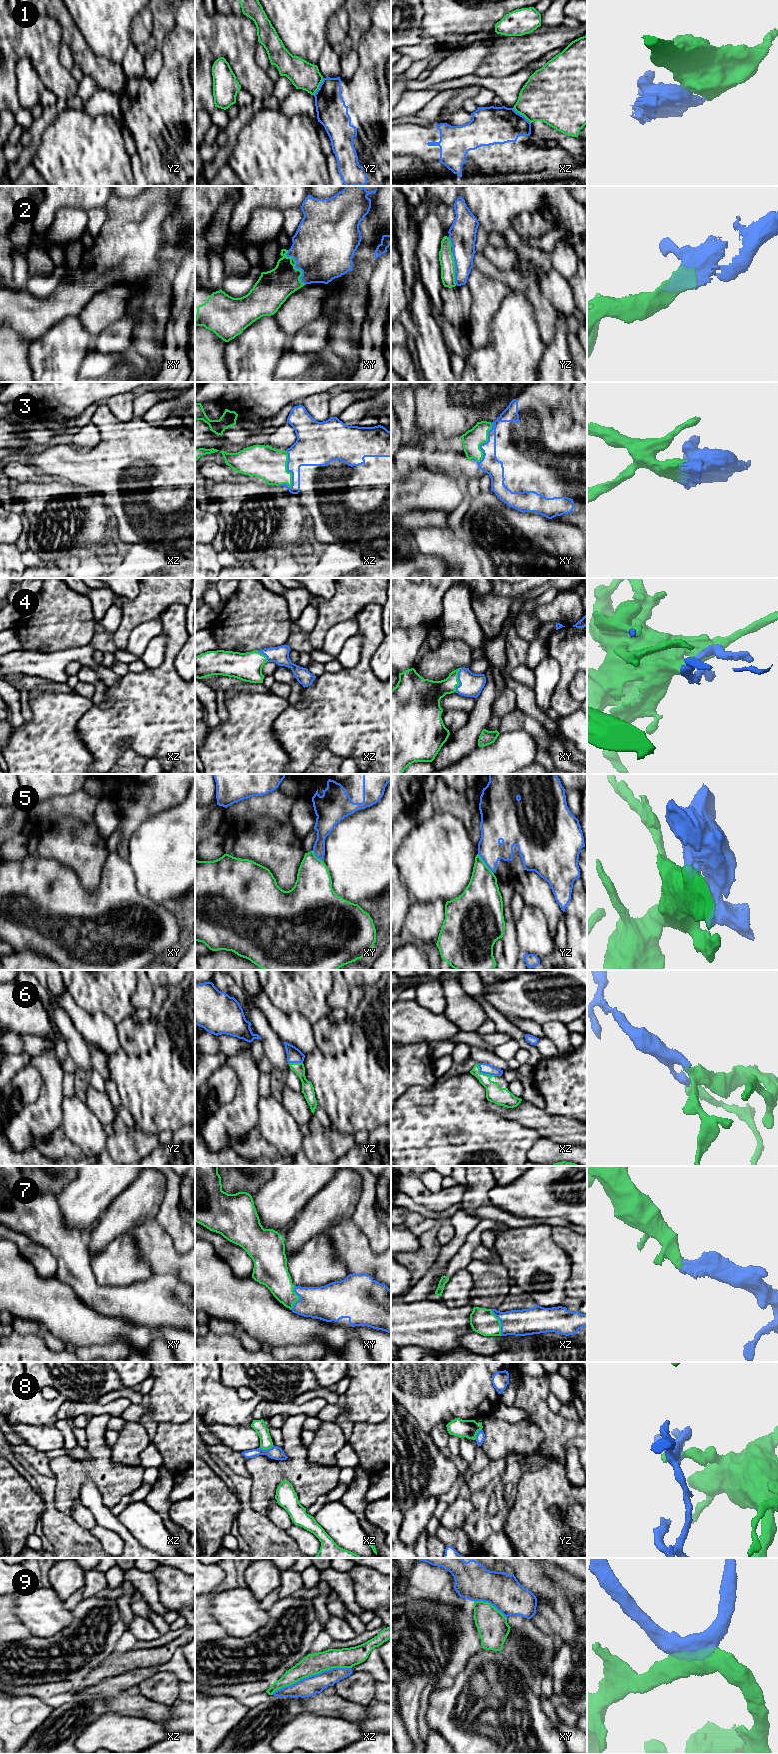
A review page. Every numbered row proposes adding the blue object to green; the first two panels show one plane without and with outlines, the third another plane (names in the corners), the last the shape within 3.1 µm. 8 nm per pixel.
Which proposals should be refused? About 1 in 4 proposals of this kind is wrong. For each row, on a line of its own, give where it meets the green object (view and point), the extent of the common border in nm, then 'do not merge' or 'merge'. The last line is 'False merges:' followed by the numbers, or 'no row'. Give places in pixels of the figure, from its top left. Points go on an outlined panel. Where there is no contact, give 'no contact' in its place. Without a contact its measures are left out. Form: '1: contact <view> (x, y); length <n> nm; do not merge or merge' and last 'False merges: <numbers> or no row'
1: contact xz (521, 114); length 190 nm; do not merge
2: contact xy (294, 267); length 320 nm; merge
3: contact xy (483, 442); length 340 nm; merge
4: contact xy (457, 680); length 200 nm; merge
5: contact yz (484, 863); length 200 nm; do not merge
6: contact xz (483, 1073); length 180 nm; merge
7: contact xz (500, 1322); length 240 nm; merge
8: contact xz (266, 1449); length 120 nm; do not merge
9: contact xz (310, 1675); length 700 nm; merge
False merges: 1, 5, 8

